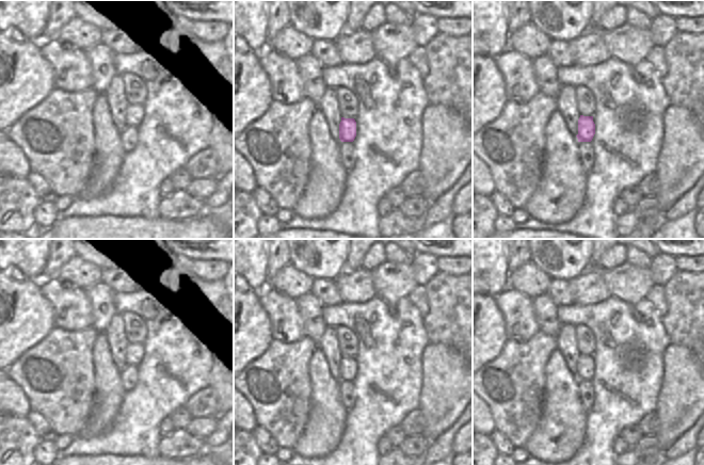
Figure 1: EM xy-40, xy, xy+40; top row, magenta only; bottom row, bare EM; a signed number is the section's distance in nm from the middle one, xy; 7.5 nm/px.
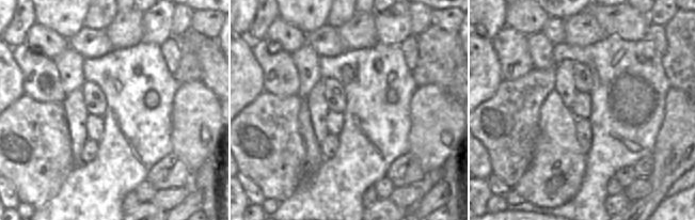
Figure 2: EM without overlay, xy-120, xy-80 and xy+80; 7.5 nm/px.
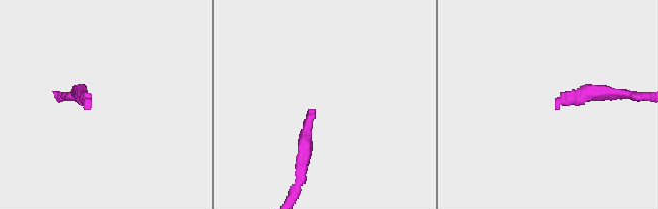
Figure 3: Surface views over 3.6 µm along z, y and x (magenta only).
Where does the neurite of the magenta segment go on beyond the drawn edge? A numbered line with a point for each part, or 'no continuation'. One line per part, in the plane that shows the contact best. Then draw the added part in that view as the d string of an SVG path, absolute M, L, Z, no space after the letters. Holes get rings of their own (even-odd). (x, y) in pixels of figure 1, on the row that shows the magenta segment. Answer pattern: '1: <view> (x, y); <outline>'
no continuation

